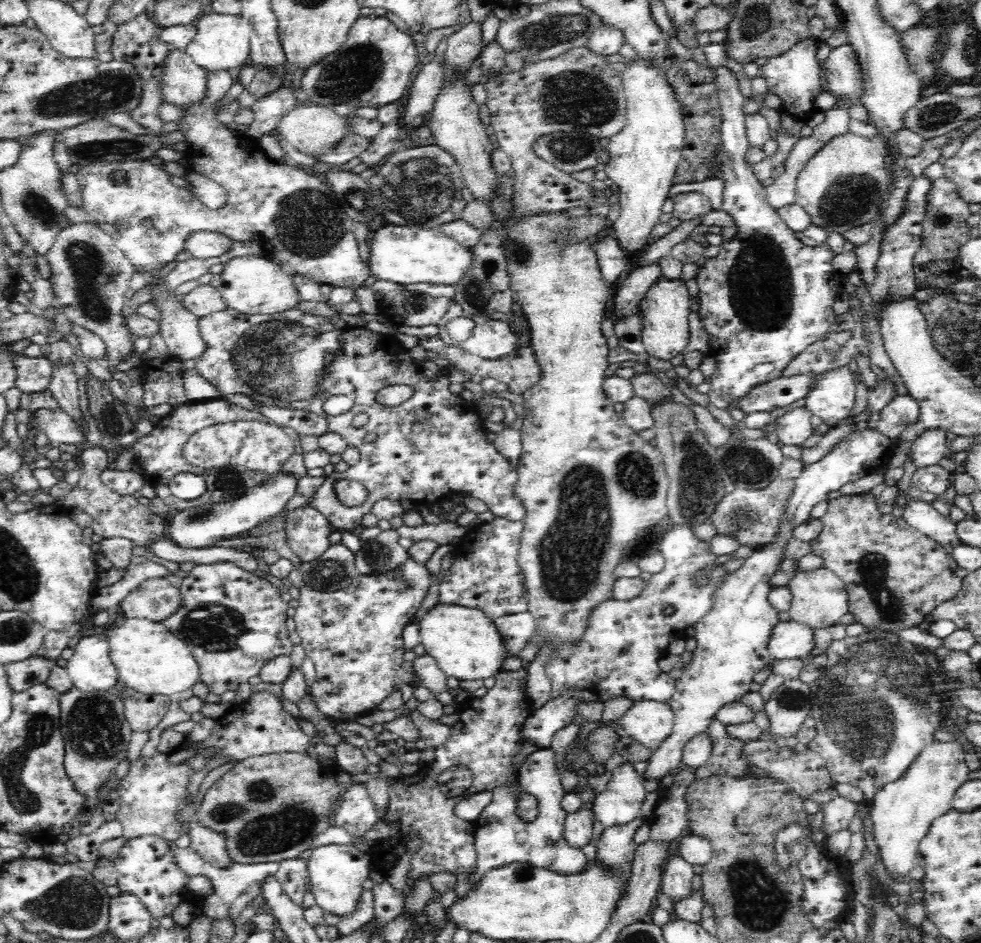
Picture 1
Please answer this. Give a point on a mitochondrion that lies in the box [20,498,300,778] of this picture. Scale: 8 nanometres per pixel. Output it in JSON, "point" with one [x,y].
{"point":[95,731]}

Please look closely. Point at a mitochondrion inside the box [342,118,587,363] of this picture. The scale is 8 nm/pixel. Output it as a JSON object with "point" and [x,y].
{"point":[419,189]}

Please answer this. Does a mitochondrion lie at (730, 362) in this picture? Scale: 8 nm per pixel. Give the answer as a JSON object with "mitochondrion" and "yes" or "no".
{"mitochondrion":"no"}

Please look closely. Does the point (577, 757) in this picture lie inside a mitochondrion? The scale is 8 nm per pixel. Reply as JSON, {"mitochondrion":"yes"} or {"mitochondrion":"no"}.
{"mitochondrion":"yes"}

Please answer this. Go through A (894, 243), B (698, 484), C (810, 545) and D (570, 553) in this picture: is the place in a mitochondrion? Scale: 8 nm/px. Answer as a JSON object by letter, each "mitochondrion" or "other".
{"A":"other","B":"mitochondrion","C":"other","D":"mitochondrion"}

